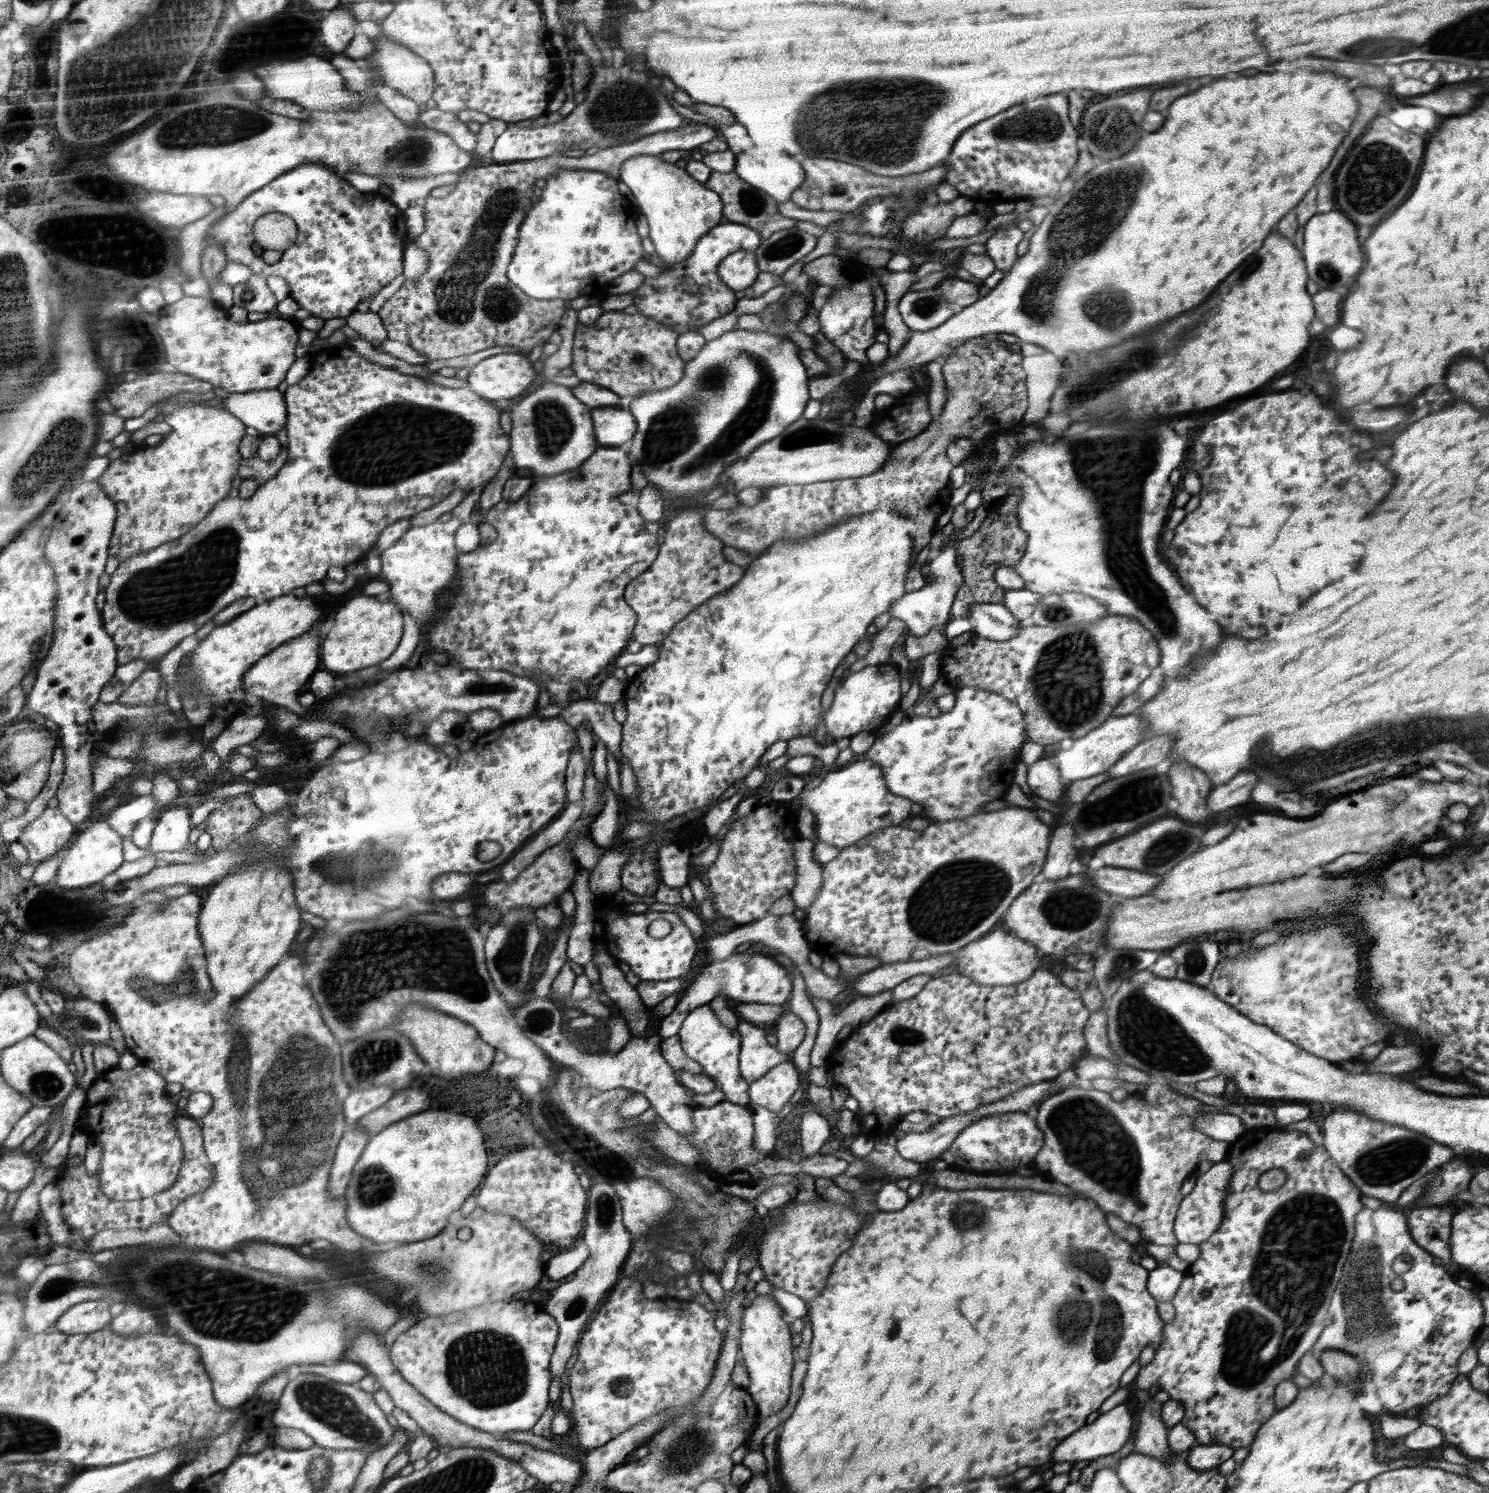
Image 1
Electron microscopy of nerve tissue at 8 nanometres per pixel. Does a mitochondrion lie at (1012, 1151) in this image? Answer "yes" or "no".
no

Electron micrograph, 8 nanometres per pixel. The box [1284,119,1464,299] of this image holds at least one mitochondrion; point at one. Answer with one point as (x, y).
(1378, 174)

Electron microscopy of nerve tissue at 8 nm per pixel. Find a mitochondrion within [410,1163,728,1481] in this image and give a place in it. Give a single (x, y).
(487, 1368)

